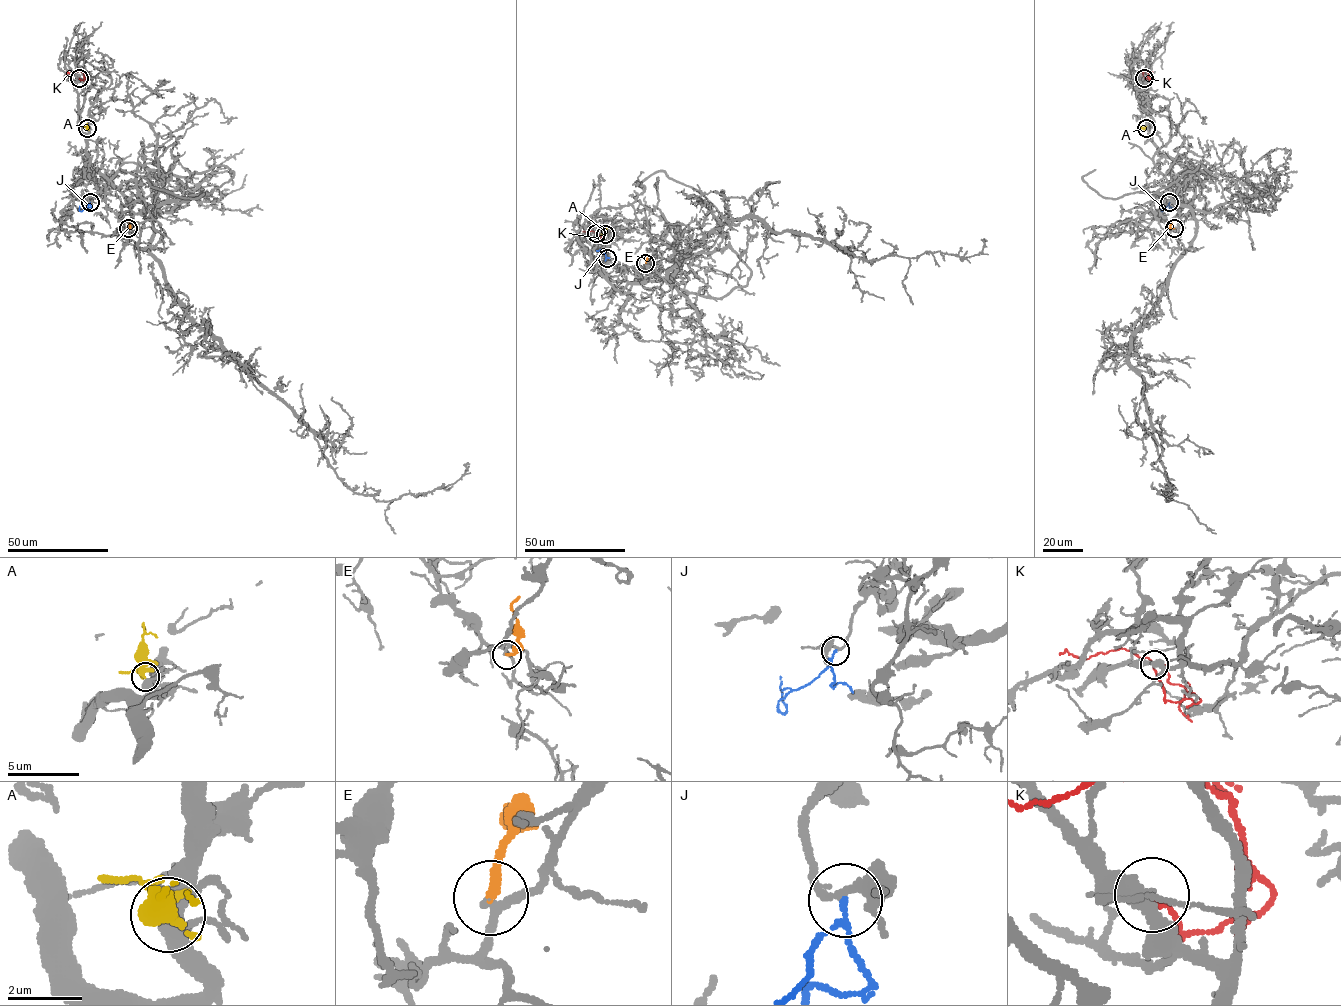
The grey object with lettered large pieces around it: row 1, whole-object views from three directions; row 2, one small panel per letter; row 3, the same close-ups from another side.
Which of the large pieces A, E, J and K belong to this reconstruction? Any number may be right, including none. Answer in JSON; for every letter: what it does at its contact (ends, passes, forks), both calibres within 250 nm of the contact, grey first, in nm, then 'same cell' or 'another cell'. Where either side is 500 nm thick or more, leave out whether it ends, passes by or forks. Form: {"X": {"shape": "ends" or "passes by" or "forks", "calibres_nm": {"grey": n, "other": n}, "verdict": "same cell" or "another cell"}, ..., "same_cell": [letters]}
{"A": {"shape": "passes by", "calibres_nm": {"grey": 400, "other": 240}, "verdict": "same cell"}, "E": {"shape": "ends", "calibres_nm": {"grey": 160, "other": 240}, "verdict": "same cell"}, "J": {"shape": "passes by", "calibres_nm": {"grey": 200, "other": 120}, "verdict": "another cell"}, "K": {"shape": "ends", "calibres_nm": {"grey": 360, "other": 130}, "verdict": "another cell"}, "same_cell": ["A", "E"]}

